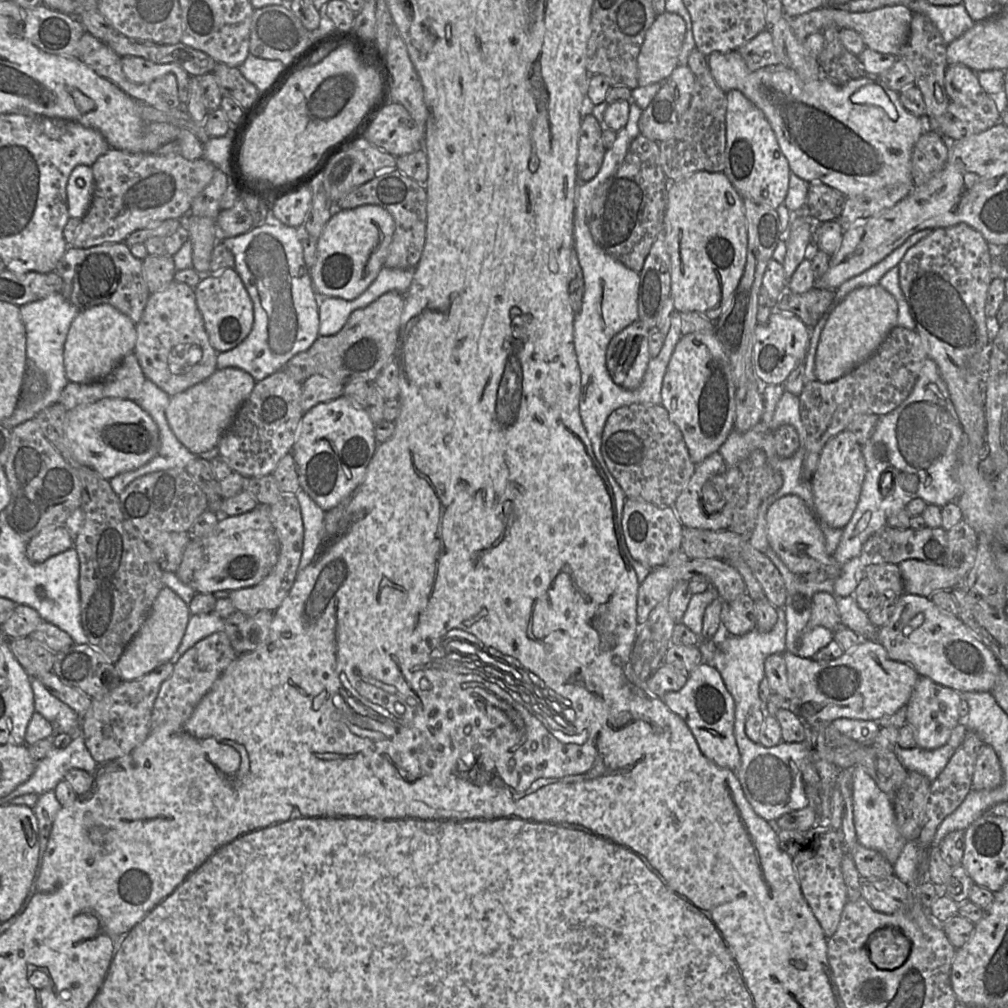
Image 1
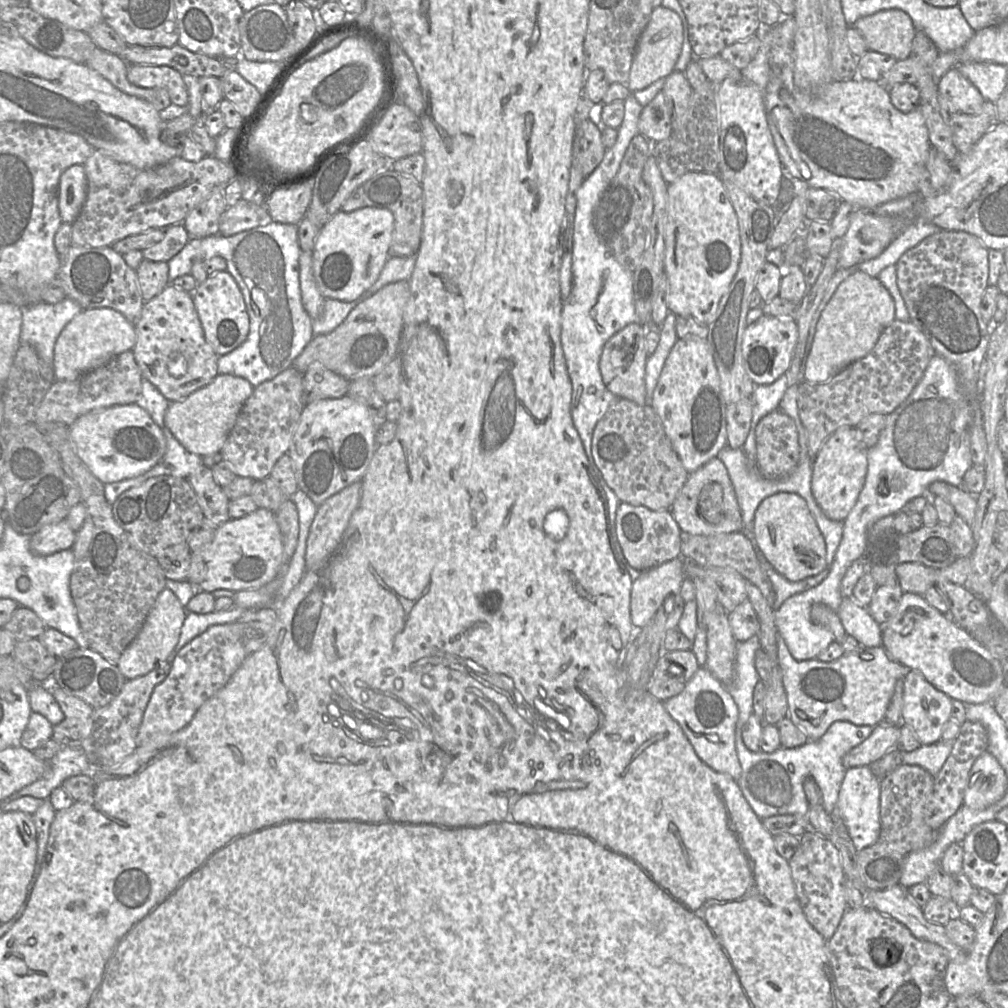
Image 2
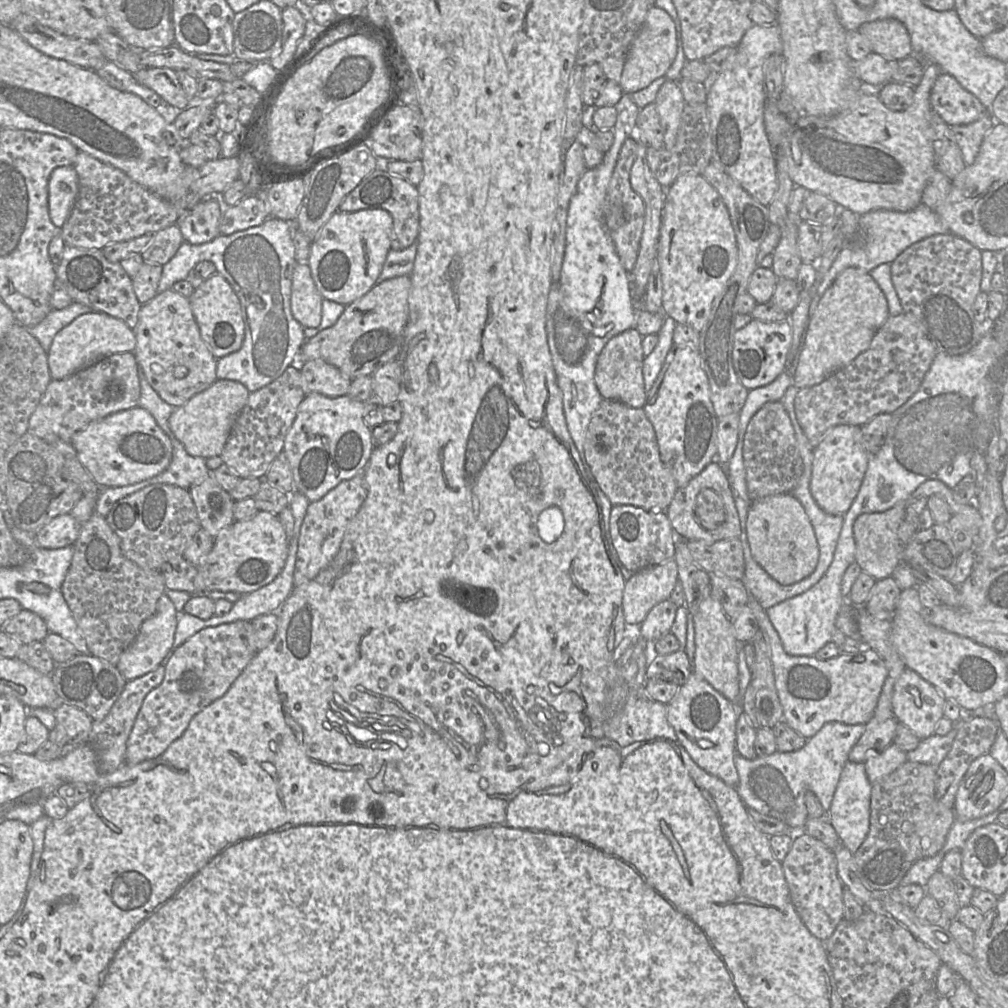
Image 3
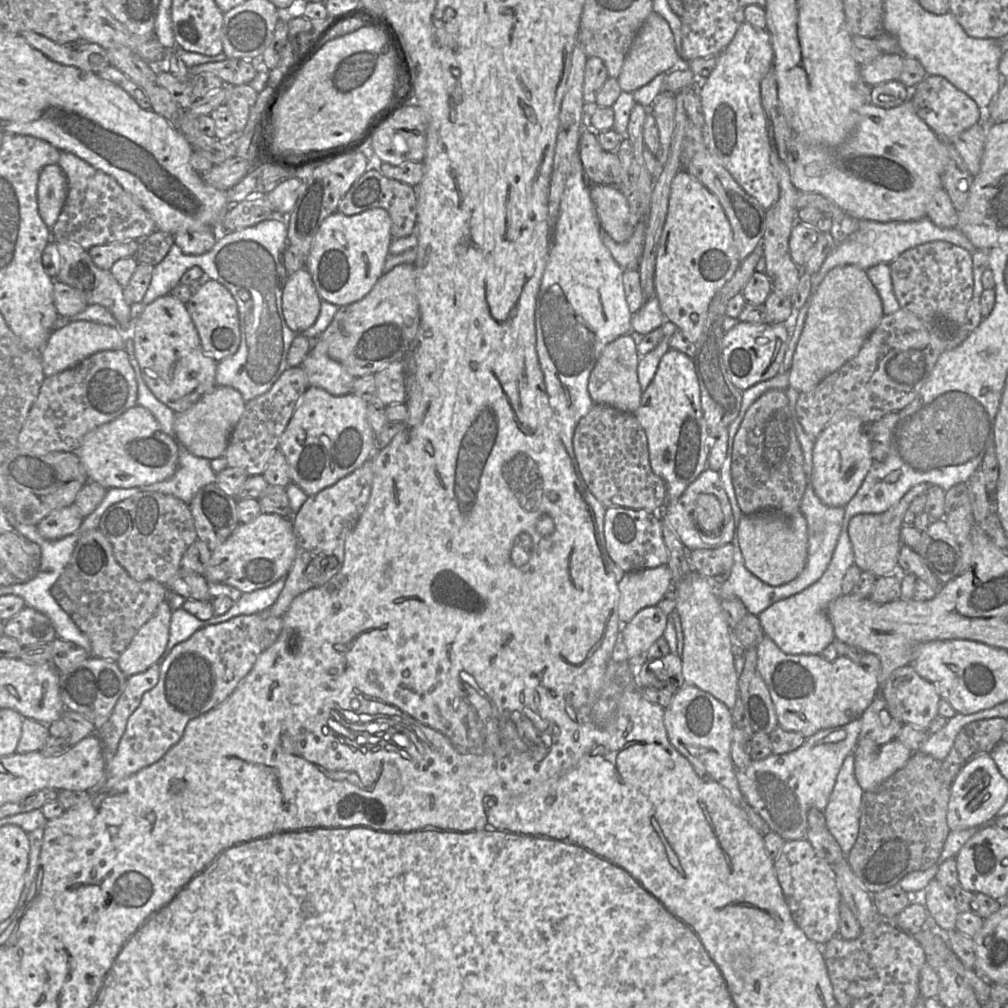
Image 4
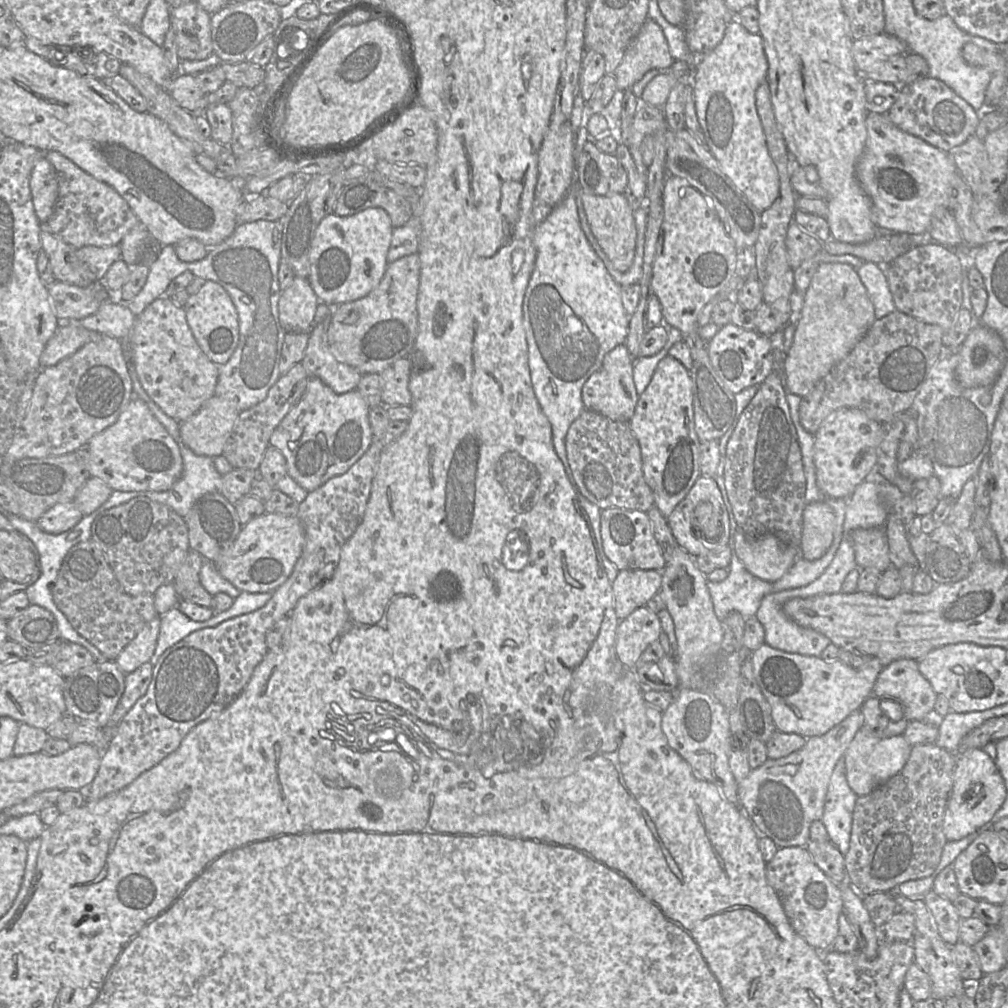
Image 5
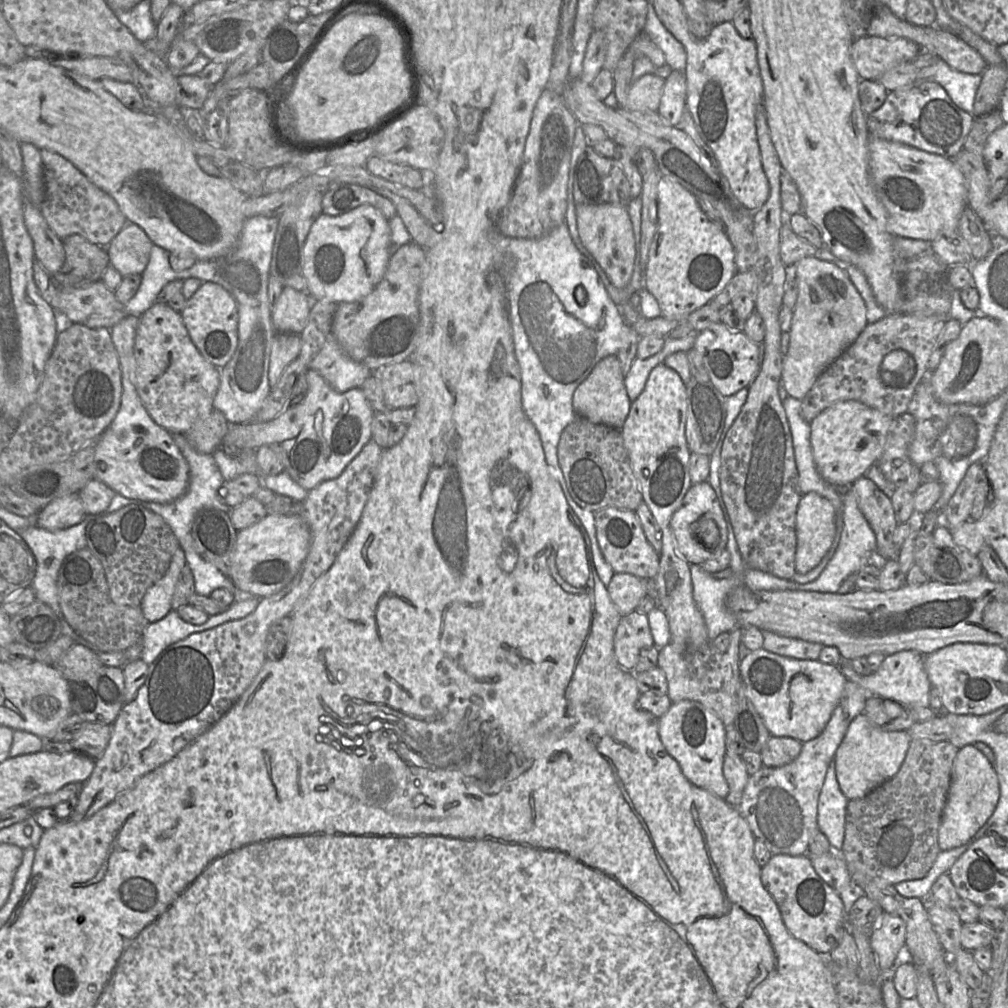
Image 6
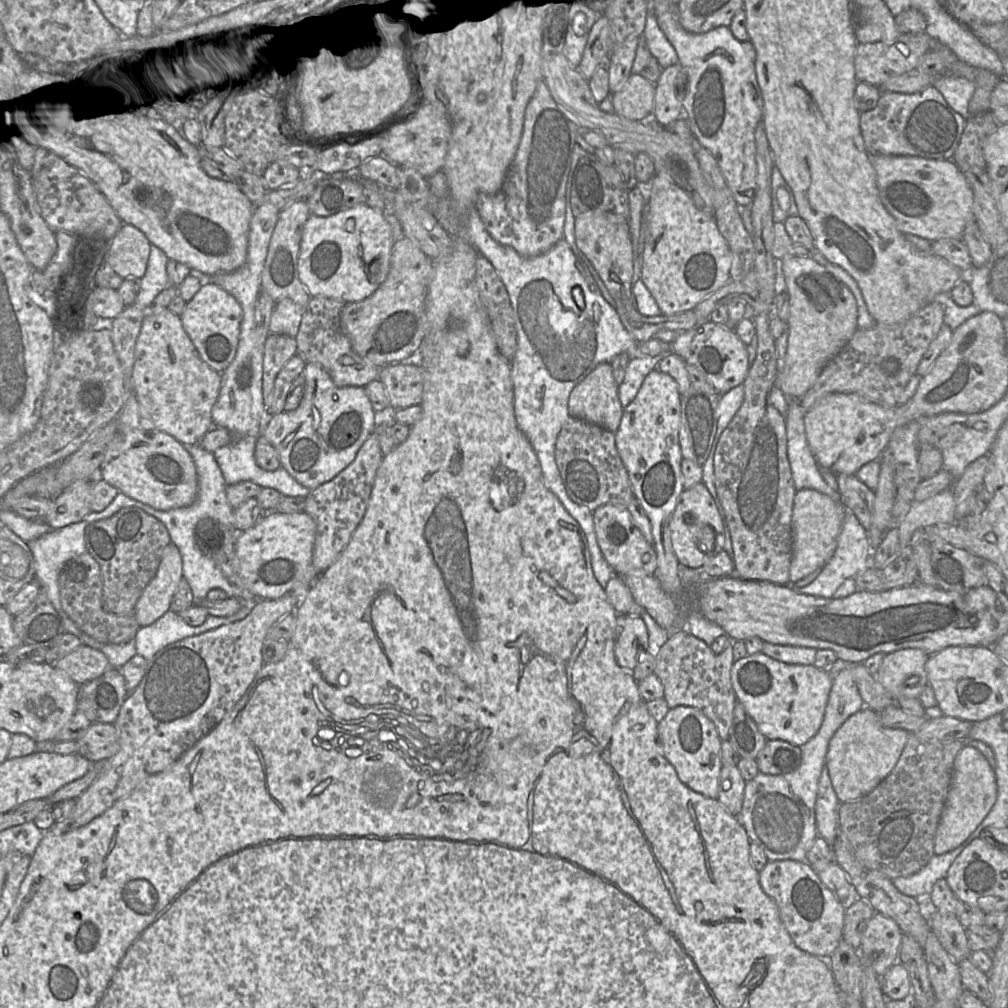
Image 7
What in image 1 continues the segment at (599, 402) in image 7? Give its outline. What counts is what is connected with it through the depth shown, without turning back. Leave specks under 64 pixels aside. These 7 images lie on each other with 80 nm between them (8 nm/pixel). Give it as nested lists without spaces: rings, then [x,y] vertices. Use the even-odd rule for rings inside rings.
[[[636,321],[617,333],[606,350],[606,367],[613,382],[626,389],[637,389],[644,377],[649,355],[650,330]]]

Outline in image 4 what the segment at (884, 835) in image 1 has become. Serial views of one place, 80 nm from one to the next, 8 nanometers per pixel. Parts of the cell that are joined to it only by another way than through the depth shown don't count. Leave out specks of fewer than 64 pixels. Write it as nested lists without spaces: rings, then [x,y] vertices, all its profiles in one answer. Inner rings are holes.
[[[850,754],[843,761],[827,806],[822,811],[827,829],[845,856],[858,836],[863,794],[854,775],[854,756]]]

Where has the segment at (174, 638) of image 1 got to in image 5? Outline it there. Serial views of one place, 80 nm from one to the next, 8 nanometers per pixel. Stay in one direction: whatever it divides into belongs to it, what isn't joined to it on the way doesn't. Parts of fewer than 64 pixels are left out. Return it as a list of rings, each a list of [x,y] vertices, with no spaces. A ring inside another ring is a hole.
[[[157,615],[119,654],[115,663],[124,674],[129,674],[150,661],[157,645],[160,623],[161,617]]]

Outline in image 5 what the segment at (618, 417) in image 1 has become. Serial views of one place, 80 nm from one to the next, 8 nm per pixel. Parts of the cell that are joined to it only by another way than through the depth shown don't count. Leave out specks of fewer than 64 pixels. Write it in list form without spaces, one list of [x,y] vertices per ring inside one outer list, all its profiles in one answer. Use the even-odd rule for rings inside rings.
[[[584,410],[570,425],[565,448],[578,492],[601,510],[620,508],[647,512],[654,507],[653,492],[643,477],[640,446],[629,422],[614,421]]]

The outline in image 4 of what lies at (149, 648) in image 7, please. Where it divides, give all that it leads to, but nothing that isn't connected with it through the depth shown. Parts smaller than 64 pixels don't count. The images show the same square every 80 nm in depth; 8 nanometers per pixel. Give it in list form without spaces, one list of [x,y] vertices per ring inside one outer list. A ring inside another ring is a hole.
[[[182,608],[173,610],[169,626],[168,642],[164,653],[158,659],[156,664],[161,665],[177,644],[190,638],[190,636],[199,629],[222,622],[225,622],[225,620],[223,620],[223,614],[220,616],[214,616],[209,620],[199,620]]]

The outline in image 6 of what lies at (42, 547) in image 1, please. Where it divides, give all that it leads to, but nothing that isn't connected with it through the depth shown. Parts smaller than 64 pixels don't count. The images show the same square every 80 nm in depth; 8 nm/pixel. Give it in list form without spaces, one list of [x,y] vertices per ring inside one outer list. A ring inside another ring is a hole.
[[[78,493],[52,500],[35,516],[38,527],[56,531],[72,527],[85,516],[84,507]]]

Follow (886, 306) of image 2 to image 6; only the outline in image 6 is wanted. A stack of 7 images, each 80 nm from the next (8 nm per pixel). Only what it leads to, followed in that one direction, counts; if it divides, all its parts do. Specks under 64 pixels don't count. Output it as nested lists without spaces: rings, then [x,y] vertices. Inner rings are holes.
[[[814,255],[799,260],[795,267],[798,296],[781,380],[788,396],[803,400],[818,377],[858,338],[868,322],[866,304],[845,270]]]

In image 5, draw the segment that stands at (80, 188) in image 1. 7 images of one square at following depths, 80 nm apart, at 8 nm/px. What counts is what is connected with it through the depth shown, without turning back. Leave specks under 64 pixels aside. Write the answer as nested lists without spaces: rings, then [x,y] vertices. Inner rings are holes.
[[[44,156],[35,163],[30,176],[30,189],[35,213],[45,224],[53,213],[58,197],[56,172]]]

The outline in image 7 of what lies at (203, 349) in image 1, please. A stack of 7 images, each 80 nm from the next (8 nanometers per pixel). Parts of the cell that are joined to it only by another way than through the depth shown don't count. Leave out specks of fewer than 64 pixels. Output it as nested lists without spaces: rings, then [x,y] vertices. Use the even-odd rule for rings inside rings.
[[[149,309],[145,315],[135,345],[135,361],[132,370],[132,390],[137,401],[155,428],[182,445],[198,444],[212,426],[212,408],[221,387],[221,373],[211,369],[201,360],[185,332],[178,315],[165,309]]]

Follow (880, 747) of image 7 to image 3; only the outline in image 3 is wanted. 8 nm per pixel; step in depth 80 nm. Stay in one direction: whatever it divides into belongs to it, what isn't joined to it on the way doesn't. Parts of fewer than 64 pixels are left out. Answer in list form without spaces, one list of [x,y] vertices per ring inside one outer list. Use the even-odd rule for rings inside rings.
[[[891,743],[880,753],[871,753],[864,761],[867,778],[871,784],[894,772],[907,761],[907,753]]]

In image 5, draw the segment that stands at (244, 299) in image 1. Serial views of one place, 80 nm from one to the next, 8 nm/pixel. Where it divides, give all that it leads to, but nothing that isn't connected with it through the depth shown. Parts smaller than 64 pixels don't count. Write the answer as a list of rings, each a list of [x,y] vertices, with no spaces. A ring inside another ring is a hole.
[[[206,280],[185,306],[187,323],[199,347],[216,365],[225,364],[234,353],[239,341],[238,314],[227,291],[218,283]]]

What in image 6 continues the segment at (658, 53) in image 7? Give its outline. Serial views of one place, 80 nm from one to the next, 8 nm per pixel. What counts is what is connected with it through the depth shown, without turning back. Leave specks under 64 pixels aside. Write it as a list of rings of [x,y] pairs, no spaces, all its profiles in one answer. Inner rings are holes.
[[[649,1],[643,33],[662,50],[666,65],[679,72],[685,71],[687,54],[684,46],[665,28]]]

